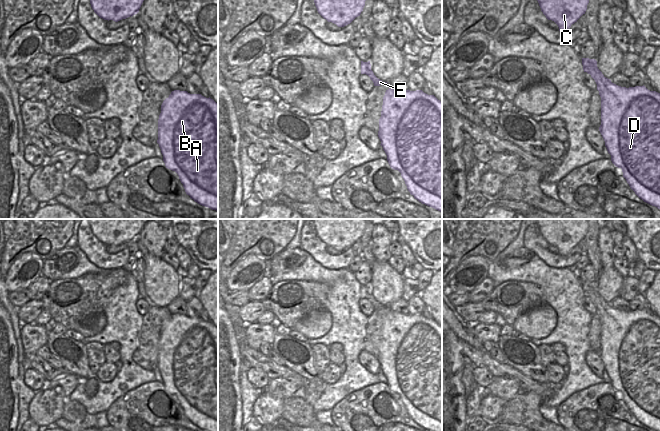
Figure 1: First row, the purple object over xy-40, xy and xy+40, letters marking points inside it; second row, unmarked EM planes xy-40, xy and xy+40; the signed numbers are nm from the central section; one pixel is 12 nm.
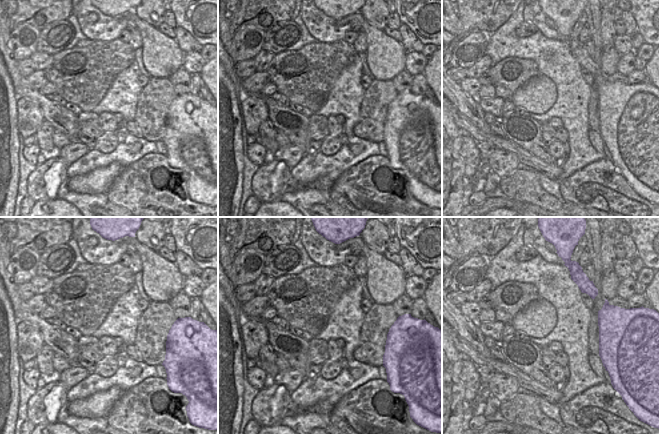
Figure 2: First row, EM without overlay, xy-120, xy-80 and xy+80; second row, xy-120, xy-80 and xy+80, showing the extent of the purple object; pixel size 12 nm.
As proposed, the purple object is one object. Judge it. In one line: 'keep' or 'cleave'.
keep

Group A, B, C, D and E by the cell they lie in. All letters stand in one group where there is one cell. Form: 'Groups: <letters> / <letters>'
Groups: A B C D E.

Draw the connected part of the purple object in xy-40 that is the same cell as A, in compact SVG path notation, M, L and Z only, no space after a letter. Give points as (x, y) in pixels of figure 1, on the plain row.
M174 314L161 329L157 367L166 392L175 395L187 419L205 431L218 431L218 327L201 318Z

